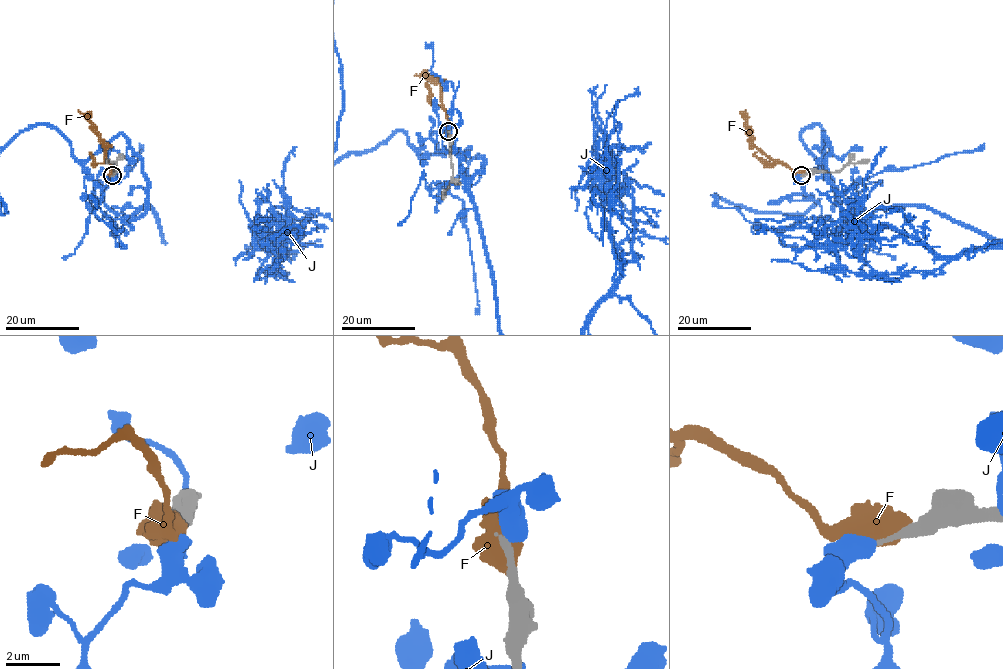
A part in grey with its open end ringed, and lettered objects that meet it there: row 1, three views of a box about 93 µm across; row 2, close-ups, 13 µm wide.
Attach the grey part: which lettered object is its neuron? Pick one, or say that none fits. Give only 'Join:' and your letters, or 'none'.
Join: none

